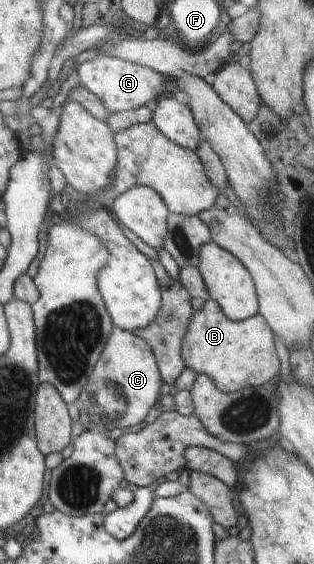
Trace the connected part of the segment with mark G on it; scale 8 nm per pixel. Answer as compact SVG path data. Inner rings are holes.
M119 57L84 60L77 71L80 84L95 94L111 113L138 109L155 98L163 88L163 78L157 71Z

